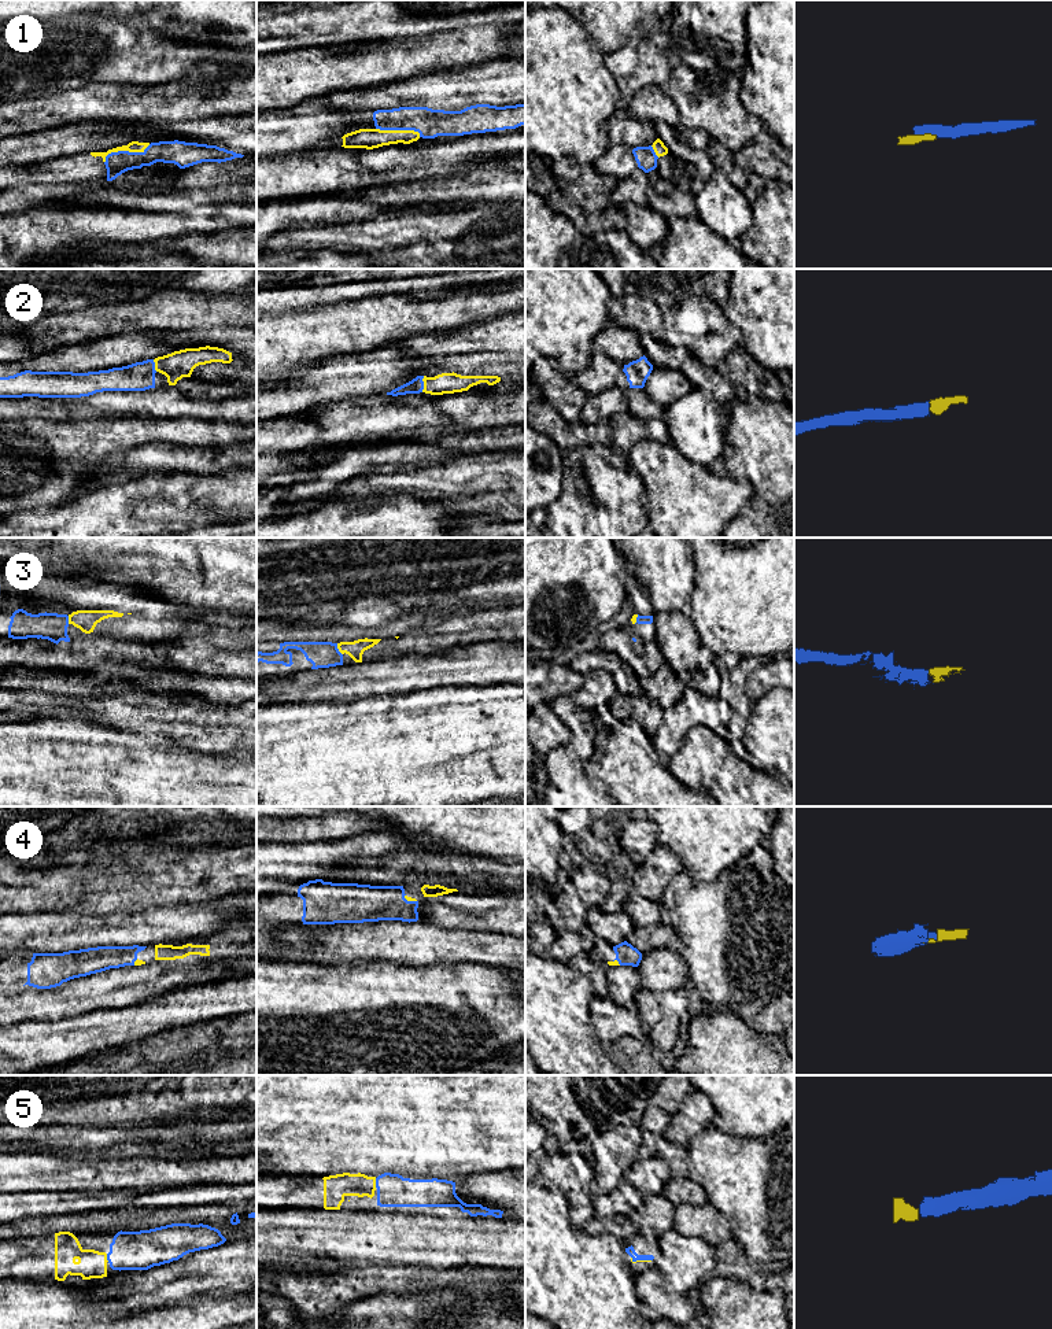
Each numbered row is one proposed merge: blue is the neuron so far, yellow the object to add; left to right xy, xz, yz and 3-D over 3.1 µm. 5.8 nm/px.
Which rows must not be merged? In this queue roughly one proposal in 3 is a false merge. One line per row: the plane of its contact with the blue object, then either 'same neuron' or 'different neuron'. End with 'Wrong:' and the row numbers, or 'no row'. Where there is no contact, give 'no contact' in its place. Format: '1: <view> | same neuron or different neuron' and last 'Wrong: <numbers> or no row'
1: xy | same neuron
2: xz | same neuron
3: xz | same neuron
4: xz | same neuron
5: xz | same neuron
Wrong: no row

